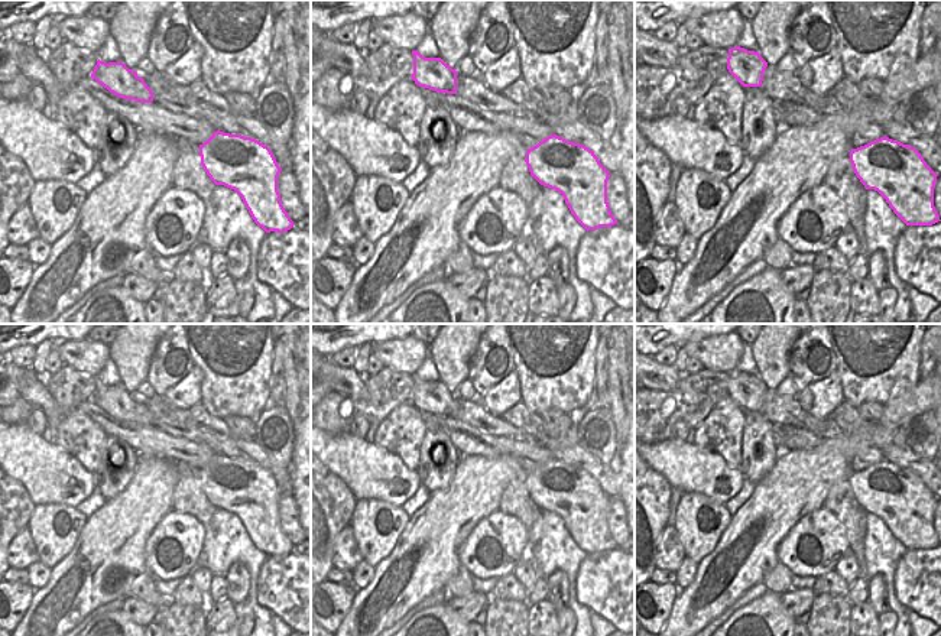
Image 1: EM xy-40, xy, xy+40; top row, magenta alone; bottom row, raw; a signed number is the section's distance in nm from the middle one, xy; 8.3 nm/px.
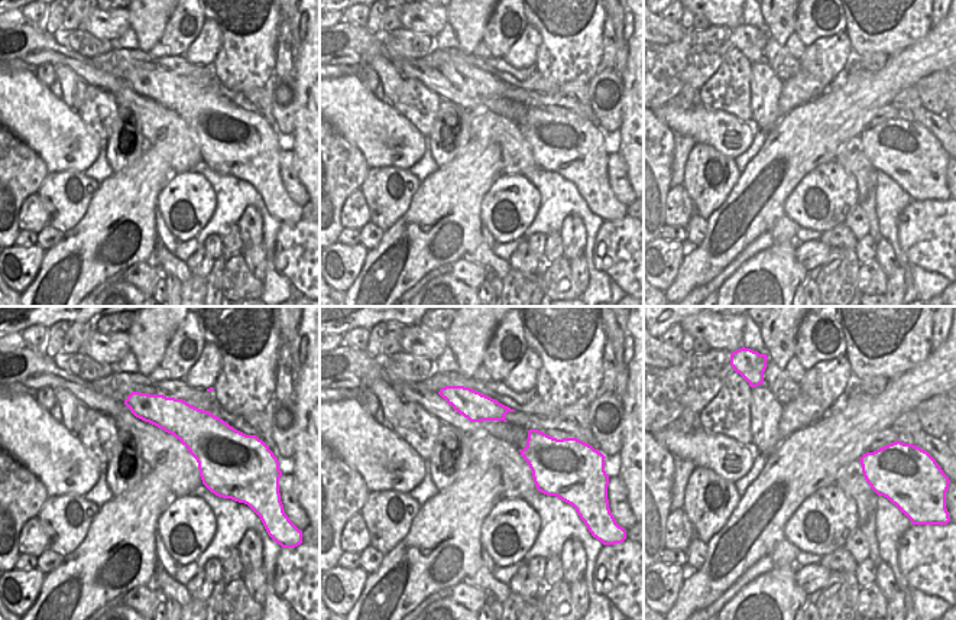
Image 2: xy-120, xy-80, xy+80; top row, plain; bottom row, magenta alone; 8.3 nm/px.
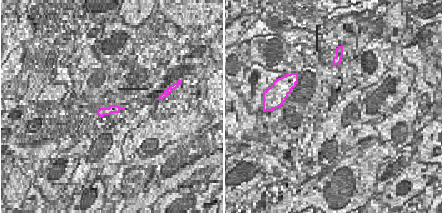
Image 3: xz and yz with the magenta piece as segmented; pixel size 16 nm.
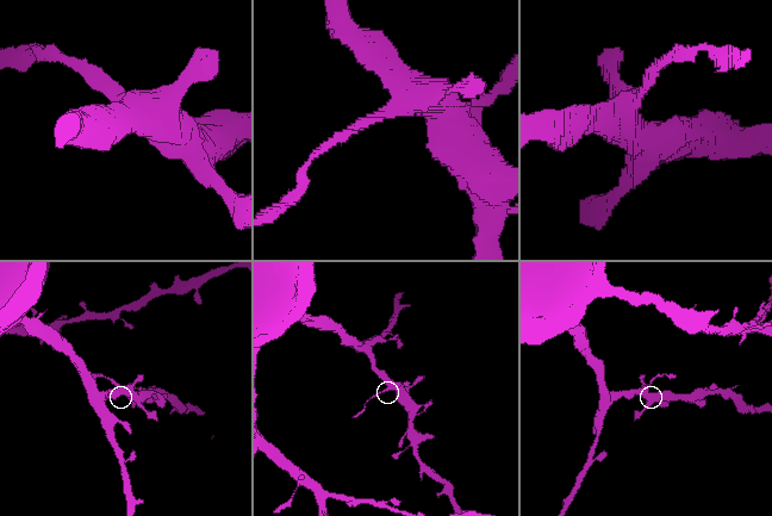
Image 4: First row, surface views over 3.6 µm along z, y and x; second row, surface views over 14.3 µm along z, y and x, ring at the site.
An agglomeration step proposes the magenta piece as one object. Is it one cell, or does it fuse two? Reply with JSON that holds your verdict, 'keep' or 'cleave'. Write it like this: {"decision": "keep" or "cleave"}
{"decision": "cleave"}

